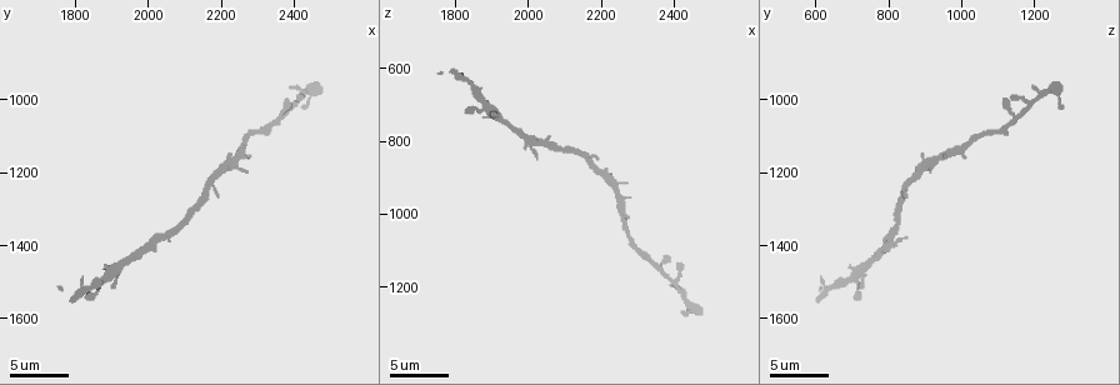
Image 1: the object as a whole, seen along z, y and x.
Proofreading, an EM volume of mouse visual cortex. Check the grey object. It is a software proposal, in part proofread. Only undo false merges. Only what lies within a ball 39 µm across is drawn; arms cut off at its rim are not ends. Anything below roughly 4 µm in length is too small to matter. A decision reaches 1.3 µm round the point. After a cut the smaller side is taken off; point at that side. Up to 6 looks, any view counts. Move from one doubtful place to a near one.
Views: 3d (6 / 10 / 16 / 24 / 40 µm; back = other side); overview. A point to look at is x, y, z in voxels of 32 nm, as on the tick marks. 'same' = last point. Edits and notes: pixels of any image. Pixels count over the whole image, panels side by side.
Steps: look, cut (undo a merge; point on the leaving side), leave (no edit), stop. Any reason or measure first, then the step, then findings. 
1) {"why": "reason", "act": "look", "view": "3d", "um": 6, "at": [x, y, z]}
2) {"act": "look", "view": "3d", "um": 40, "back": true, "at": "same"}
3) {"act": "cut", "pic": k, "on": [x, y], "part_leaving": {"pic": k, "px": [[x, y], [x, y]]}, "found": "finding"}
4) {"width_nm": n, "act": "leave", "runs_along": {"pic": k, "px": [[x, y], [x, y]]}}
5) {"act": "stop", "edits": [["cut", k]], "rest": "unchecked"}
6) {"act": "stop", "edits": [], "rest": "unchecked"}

{"why": "sudden change in width", "act": "look", "view": "3d", "um": 10, "at": [2350, 1060, 1140]}

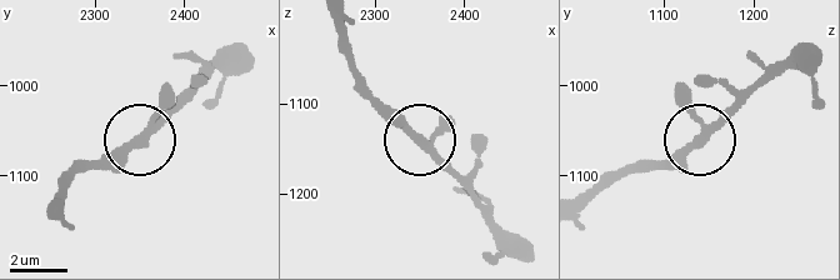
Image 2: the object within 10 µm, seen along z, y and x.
{"width_nm": 260, "act": "leave", "runs_along": {"pic": 2, "px": [[338, 21], [359, 79], [471, 191]]}, "found": "one neuron here"}

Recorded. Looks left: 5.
{"why": "three arms meet", "act": "look", "view": "3d", "um": 10, "at": [2170, 1220, 860]}

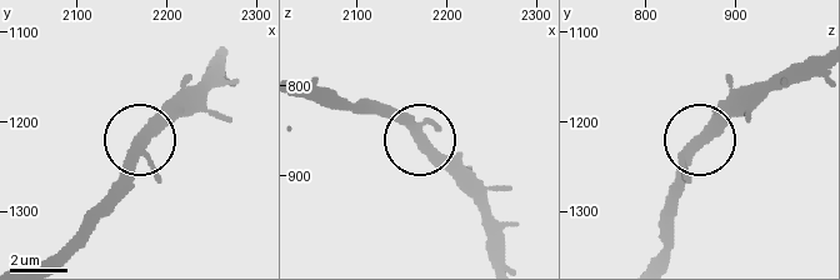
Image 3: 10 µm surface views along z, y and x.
{"act": "look", "view": "3d", "um": 10, "back": true, "at": [2170, 1220, 855]}

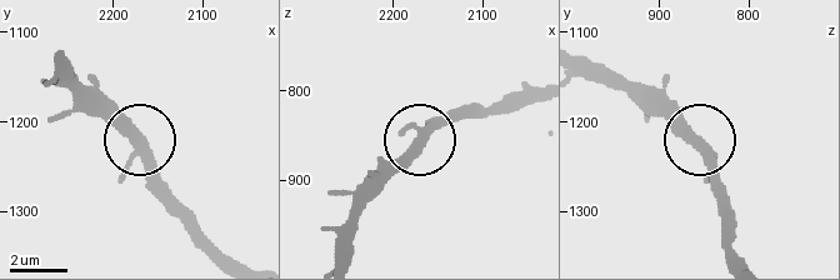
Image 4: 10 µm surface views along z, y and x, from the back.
{"width_nm": 300, "act": "leave", "found": "continuous, no second neuron"}

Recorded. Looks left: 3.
{"why": "thin arm on a thick one", "act": "look", "view": "3d", "um": 6, "at": [2260, 1130, 1010]}

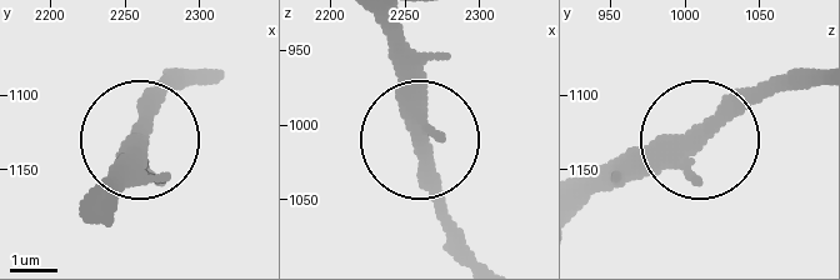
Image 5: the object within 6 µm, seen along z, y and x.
{"arms": 3, "act": "leave", "runs_along": {"pic": 5, "px": [[385, 29], [449, 228]]}, "found": "continuous, no second neuron"}

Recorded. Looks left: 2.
{"act": "stop", "edits": [], "rest": "unchecked"}

